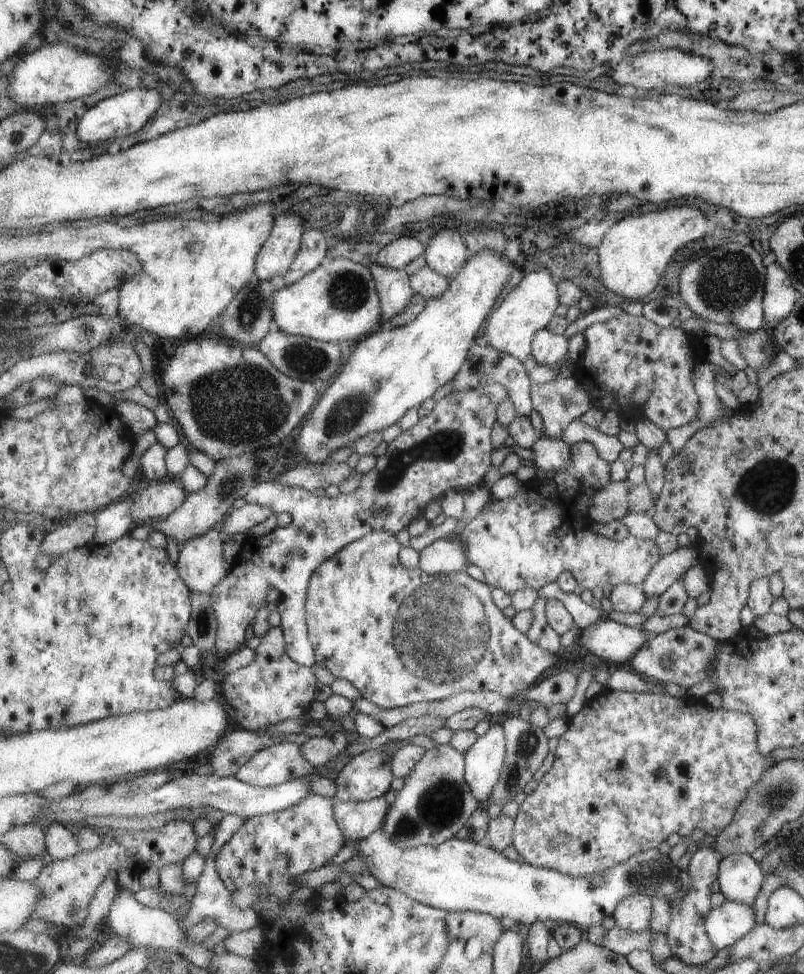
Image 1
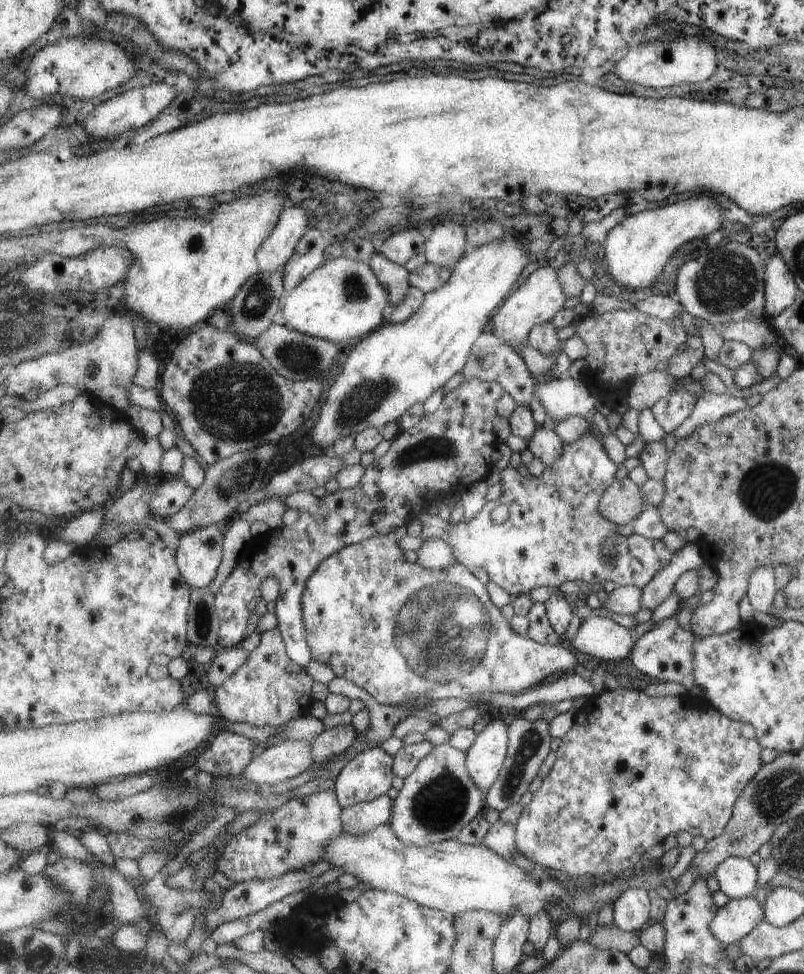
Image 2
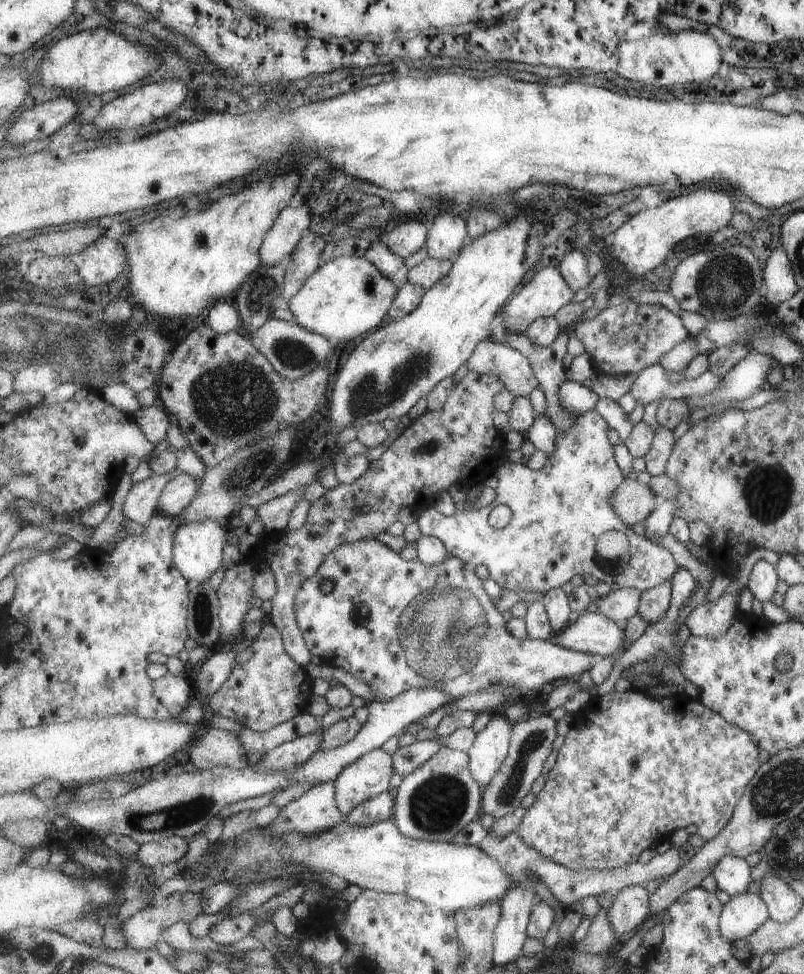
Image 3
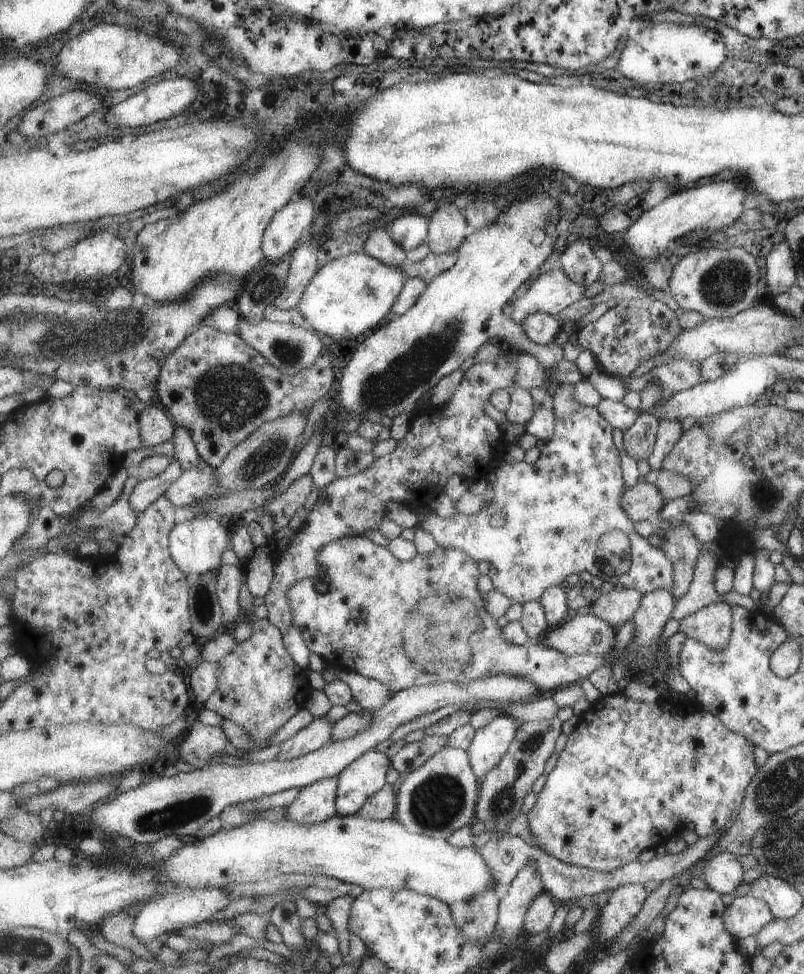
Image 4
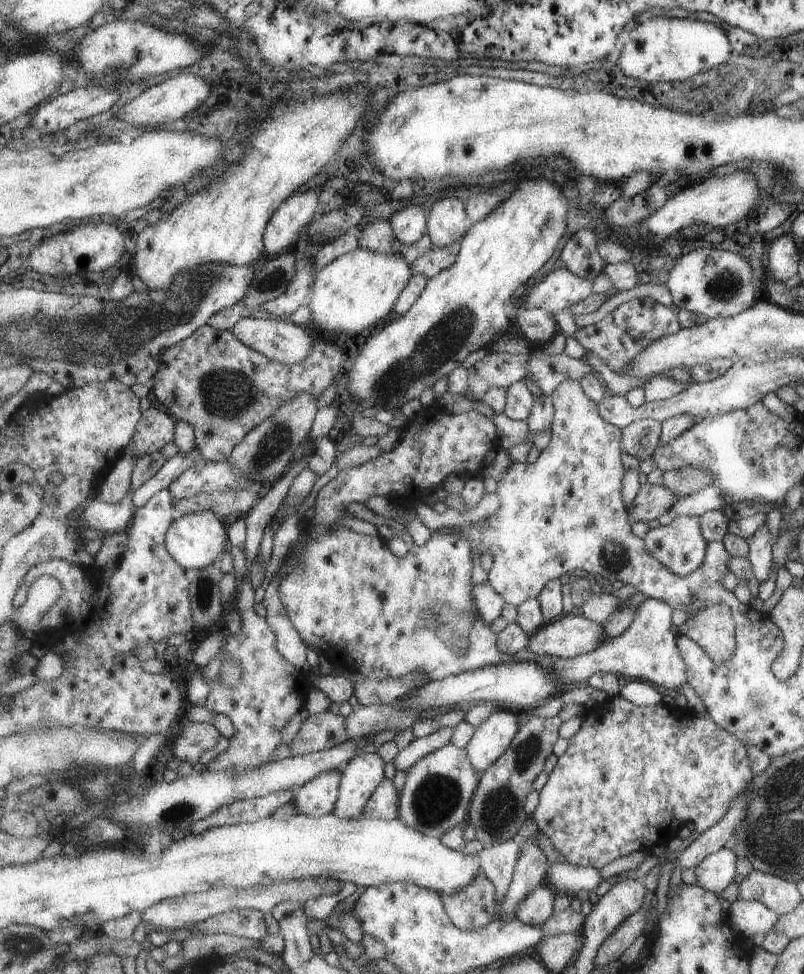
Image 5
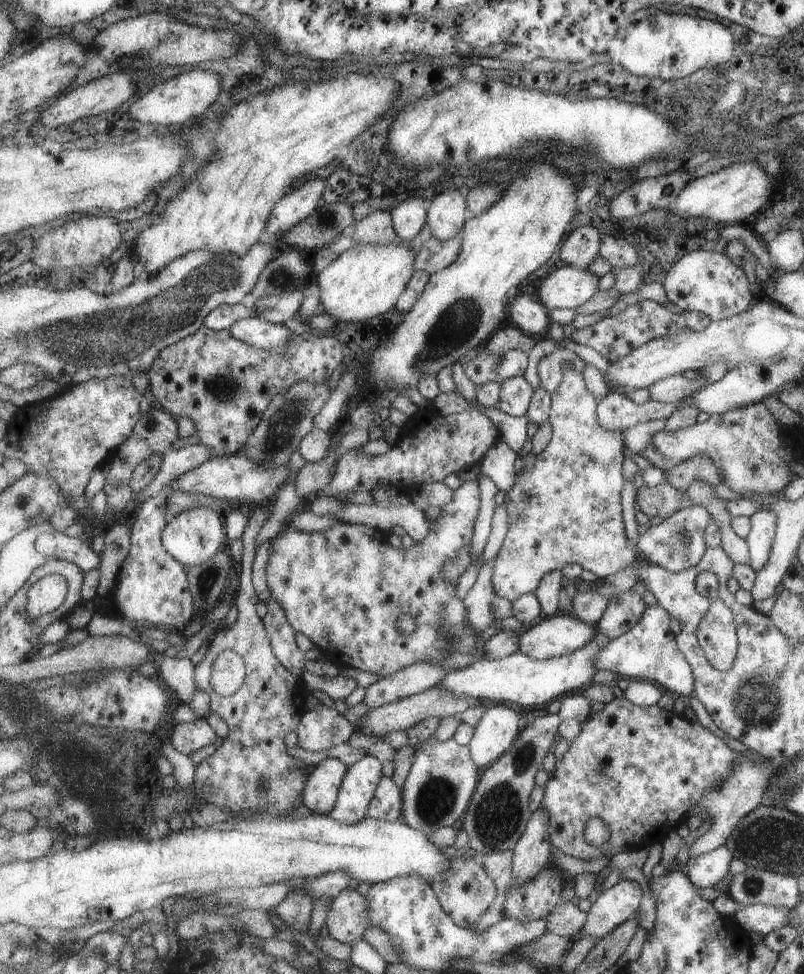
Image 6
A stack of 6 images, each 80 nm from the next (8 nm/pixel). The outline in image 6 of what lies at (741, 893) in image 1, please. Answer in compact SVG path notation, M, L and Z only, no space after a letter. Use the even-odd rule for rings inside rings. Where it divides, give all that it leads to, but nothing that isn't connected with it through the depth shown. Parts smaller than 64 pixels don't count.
M725 844L711 852L689 857L686 863L687 874L695 886L700 888L715 886L727 876L733 858L736 856Z

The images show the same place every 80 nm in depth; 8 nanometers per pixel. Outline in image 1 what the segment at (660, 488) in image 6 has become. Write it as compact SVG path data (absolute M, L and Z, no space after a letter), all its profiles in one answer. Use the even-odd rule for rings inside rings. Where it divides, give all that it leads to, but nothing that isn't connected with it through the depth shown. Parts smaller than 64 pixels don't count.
M628 479L611 481L609 486L601 489L590 506L590 520L607 524L613 520L621 521L630 512L630 492L632 484Z

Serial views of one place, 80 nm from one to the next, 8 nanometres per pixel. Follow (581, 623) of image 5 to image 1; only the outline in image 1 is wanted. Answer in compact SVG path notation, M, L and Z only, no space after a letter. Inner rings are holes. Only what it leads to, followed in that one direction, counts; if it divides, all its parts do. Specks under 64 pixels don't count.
M607 618L582 630L579 644L602 659L621 665L631 660L651 636L639 627Z

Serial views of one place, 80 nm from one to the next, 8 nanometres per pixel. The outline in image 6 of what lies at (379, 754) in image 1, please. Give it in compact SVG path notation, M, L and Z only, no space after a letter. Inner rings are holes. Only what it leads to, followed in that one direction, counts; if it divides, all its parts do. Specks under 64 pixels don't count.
M364 755L359 761L354 761L342 782L335 808L328 815L333 820L348 825L356 825L363 821L368 816L369 805L376 796L376 790L383 778L381 770L383 770L381 760L373 756Z

